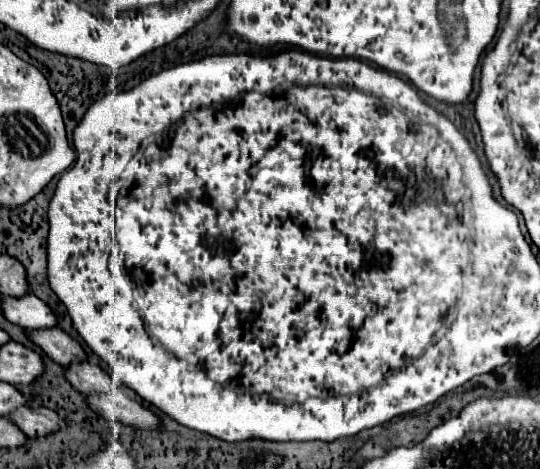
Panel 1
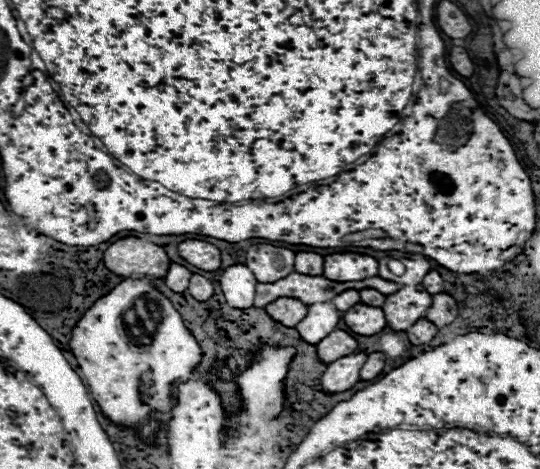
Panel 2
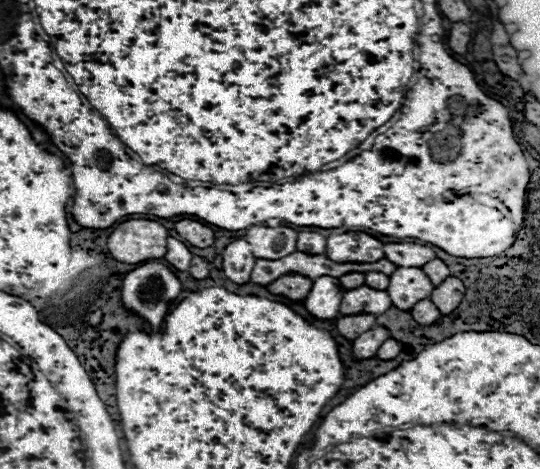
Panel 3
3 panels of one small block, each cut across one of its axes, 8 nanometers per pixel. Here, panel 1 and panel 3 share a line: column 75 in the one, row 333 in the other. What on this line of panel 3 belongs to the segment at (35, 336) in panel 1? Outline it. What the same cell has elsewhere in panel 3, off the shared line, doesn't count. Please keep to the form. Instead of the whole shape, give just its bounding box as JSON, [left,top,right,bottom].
[336,314,376,340]

